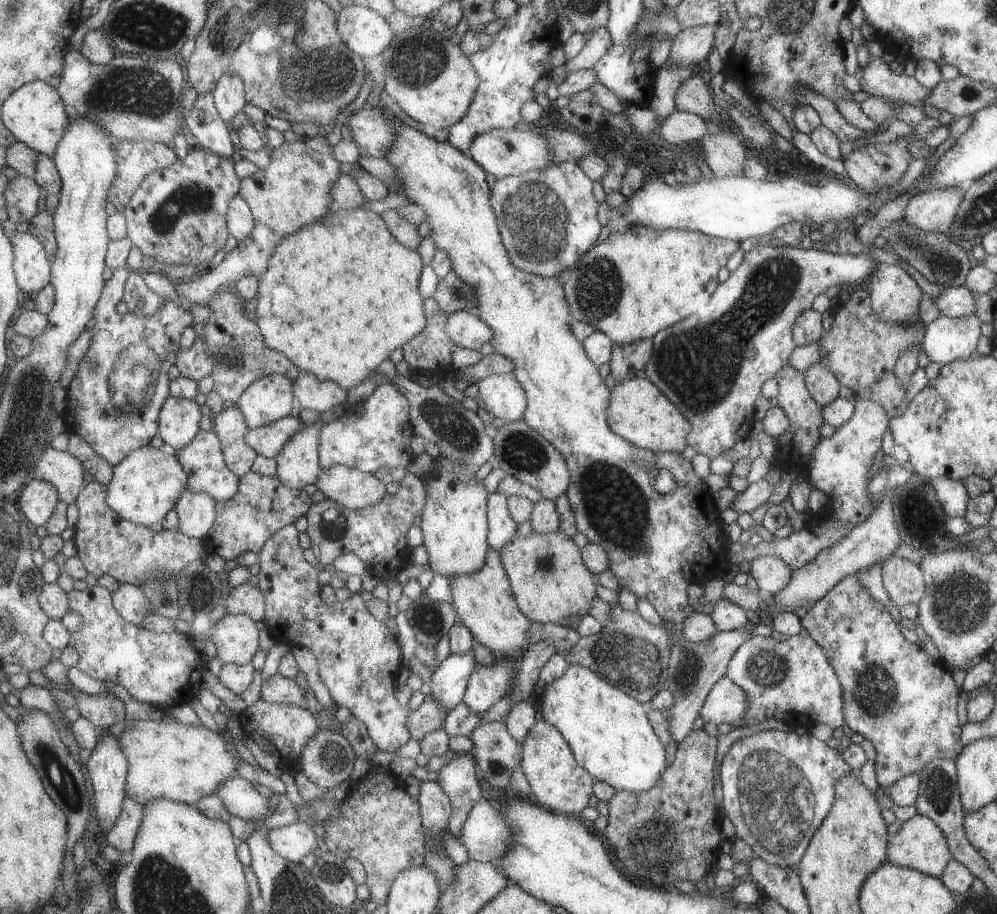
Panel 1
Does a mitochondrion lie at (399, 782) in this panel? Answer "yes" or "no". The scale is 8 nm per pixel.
no

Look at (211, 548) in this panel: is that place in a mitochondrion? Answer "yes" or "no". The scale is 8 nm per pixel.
no

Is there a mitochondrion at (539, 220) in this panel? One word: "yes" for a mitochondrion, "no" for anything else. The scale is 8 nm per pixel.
yes

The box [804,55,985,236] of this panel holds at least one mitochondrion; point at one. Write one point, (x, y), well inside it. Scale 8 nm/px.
(968, 93)

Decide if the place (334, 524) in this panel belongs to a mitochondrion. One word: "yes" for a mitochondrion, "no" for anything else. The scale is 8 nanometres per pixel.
yes

